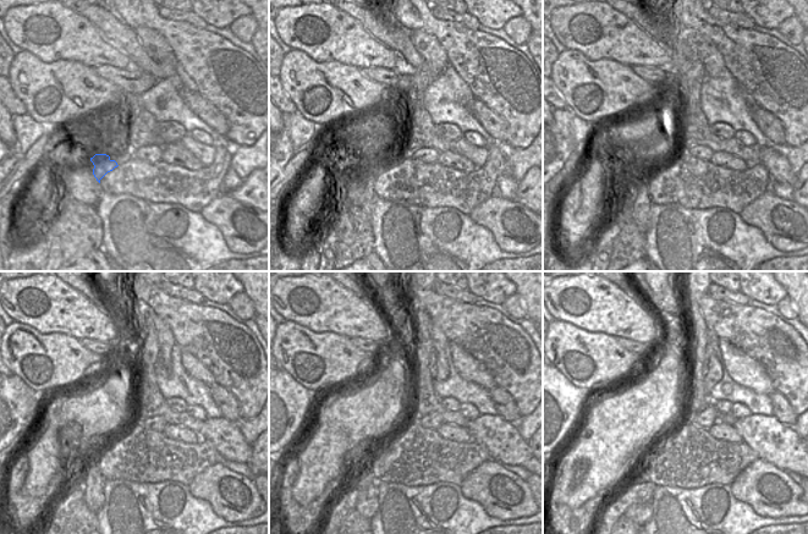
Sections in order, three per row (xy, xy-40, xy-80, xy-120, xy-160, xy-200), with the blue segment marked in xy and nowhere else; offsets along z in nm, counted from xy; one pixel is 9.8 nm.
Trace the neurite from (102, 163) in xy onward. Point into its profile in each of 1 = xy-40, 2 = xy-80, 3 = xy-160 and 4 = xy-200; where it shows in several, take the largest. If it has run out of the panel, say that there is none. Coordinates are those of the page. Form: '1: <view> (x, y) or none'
1: xy-40 (373, 169)
2: xy-80 (641, 207)
3: xy-160 (367, 505)
4: xy-200 (639, 513)

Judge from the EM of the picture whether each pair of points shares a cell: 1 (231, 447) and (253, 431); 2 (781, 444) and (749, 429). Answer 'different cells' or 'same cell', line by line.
1: different cells
2: same cell

